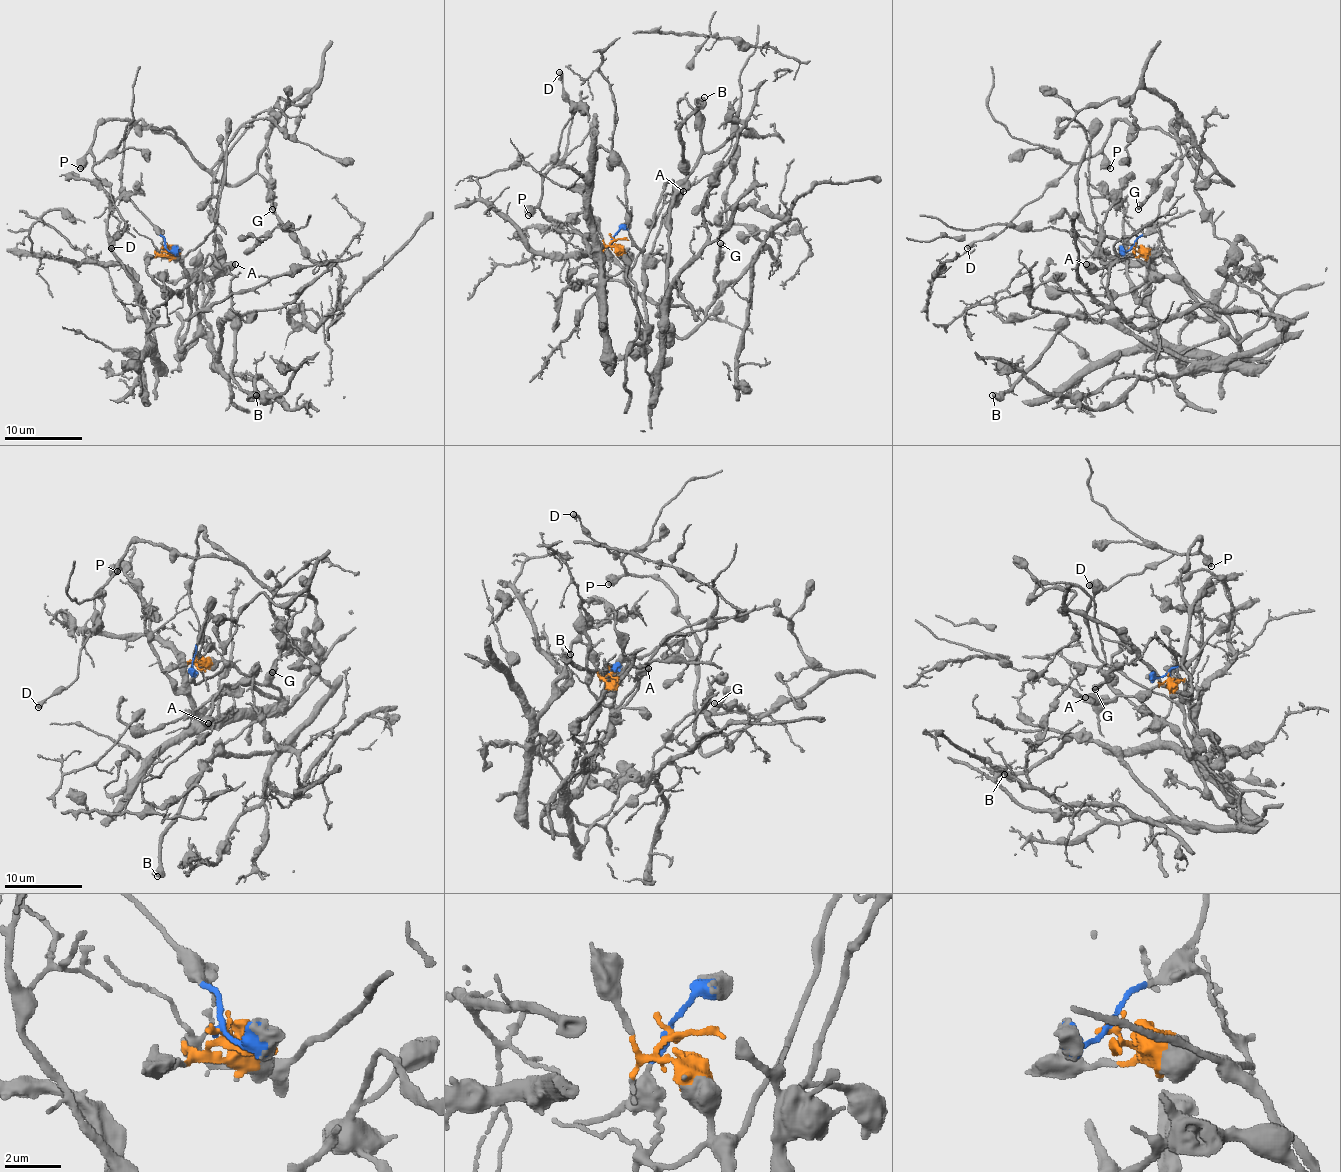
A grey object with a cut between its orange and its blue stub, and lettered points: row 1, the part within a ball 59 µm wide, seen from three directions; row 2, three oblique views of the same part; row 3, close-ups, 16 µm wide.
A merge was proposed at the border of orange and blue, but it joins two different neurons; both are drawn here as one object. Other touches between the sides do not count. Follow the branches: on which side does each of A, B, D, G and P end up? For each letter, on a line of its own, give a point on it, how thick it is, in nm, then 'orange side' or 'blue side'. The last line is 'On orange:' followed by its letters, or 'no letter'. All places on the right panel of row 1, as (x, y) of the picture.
A: place (1086, 264); calibre 650 nm; orange side
B: place (992, 395); calibre 500 nm; orange side
D: place (967, 248); calibre 480 nm; blue side
G: place (1138, 209); calibre 550 nm; blue side
P: place (1110, 168); calibre 600 nm; blue side
On orange: A, B

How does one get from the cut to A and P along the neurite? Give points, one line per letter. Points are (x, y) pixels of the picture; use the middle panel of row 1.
A: (613, 239), (635, 283), (633, 343), (644, 339), (646, 328), (644, 258), (658, 237), (660, 221), (683, 190)
P: (613, 239), (596, 262), (582, 264), (571, 285), (617, 279), (623, 270), (604, 246), (538, 208), (528, 215)

